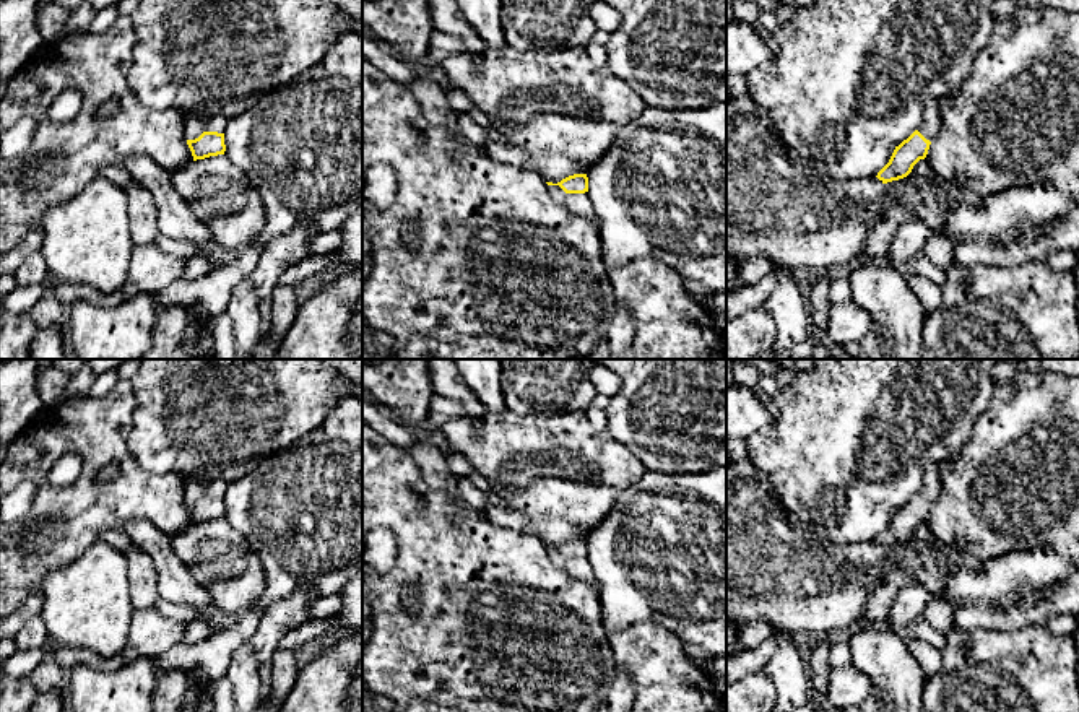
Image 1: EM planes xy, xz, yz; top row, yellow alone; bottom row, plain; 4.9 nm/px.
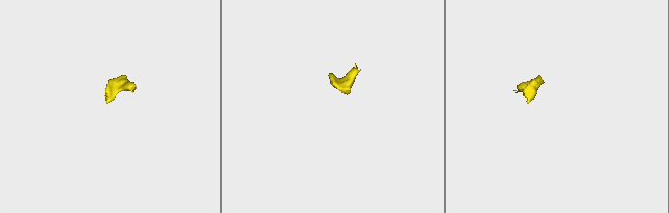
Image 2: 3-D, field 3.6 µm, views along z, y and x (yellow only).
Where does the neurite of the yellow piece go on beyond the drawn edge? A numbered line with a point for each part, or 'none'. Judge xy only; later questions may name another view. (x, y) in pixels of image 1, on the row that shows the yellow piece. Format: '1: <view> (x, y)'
1: xy (194, 127)

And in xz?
1: xz (579, 204)

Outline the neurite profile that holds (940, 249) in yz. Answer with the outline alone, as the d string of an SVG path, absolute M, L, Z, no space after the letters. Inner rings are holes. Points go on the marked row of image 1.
M930 232L923 244L921 254L933 263L949 270L951 267L956 265L954 247L956 241L939 232Z

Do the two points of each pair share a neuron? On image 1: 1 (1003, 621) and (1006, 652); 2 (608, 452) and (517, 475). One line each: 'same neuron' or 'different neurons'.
1: different neurons
2: same neuron

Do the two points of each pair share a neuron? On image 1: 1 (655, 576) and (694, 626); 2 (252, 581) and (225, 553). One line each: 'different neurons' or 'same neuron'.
1: same neuron
2: same neuron

